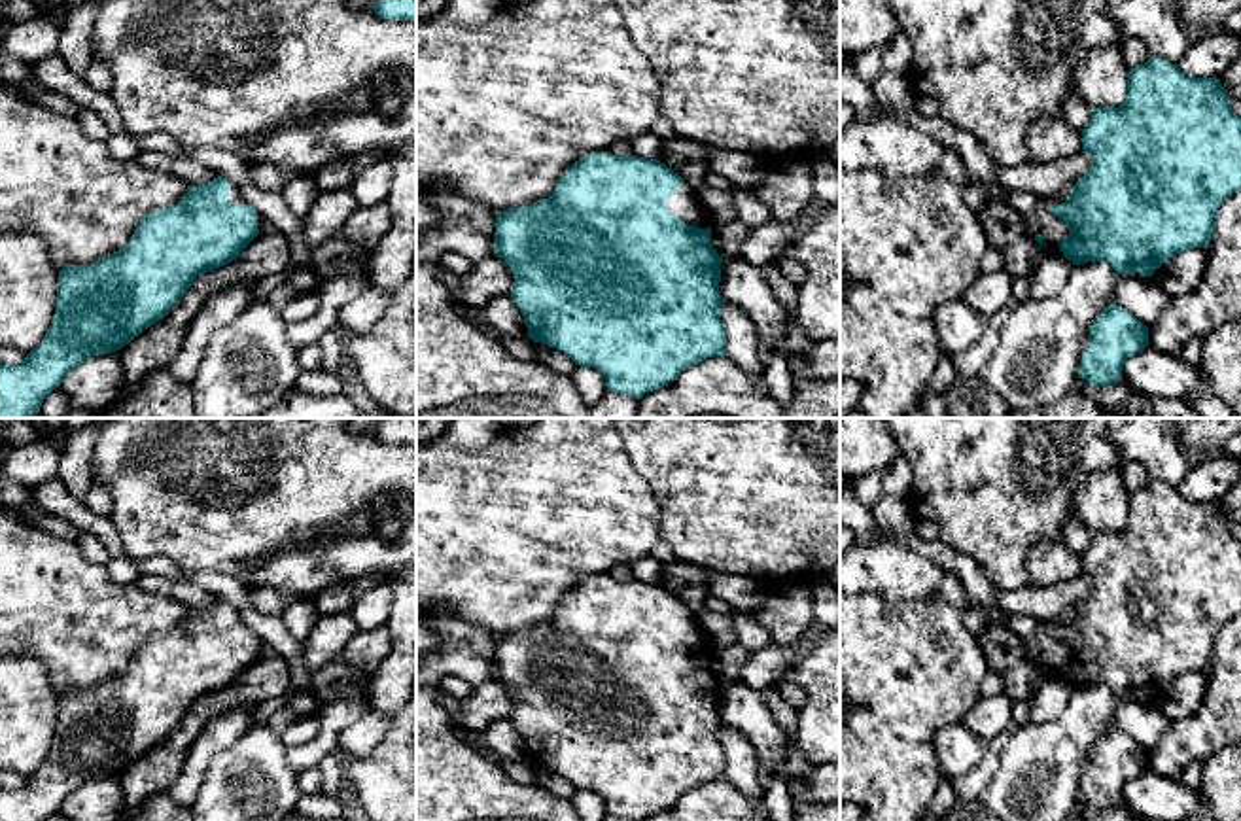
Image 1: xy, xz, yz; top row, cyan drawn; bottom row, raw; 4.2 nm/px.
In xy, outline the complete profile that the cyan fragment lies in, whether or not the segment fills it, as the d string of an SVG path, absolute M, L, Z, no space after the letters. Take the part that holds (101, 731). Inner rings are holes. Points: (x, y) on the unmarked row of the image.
M218 600L208 607L189 609L178 628L149 636L125 673L95 689L68 689L59 694L51 749L21 789L0 789L0 821L47 821L74 791L93 779L121 774L163 743L197 700L236 683L259 658L263 645L238 611Z

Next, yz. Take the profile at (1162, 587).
M1152 479L1145 488L1127 496L1127 522L1118 532L1092 532L1092 543L1082 554L1082 575L1090 579L1090 594L1073 609L1067 622L1040 622L1033 639L1025 641L1025 649L1046 677L1069 683L1073 689L1086 685L1109 685L1118 698L1139 696L1152 700L1173 679L1205 672L1213 660L1215 643L1220 628L1241 613L1241 541L1230 530L1230 518L1216 501L1190 501L1180 492L1162 480Z

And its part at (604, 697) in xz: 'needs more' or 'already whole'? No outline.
needs more

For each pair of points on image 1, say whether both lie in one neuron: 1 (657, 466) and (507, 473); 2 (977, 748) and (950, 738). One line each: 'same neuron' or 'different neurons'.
1: different neurons
2: same neuron

